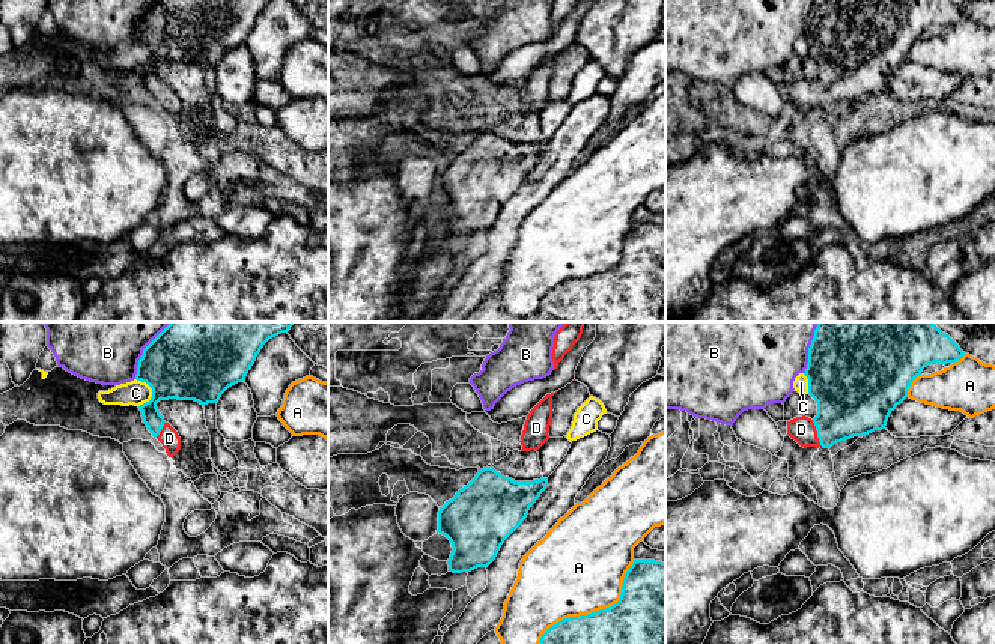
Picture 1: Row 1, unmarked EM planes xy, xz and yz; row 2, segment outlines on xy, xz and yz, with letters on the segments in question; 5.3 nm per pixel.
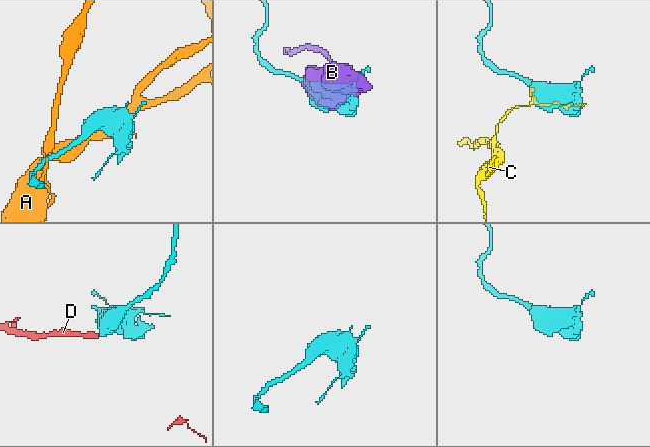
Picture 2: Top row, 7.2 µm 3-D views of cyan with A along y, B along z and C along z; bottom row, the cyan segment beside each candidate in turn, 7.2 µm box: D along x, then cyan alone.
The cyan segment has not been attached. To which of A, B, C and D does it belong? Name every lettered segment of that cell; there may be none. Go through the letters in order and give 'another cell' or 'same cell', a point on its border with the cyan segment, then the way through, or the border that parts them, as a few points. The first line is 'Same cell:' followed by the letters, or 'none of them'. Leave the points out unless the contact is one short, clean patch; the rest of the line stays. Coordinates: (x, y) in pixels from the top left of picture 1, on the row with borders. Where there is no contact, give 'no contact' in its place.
Same cell: D
A: another cell | xz (596, 611)
B: another cell | xy (143, 351)
C: another cell | xy (152, 391) | along xy (136, 378), (151, 388), (151, 397), (139, 407)
D: same cell | yz (818, 434) | across yz (851, 400), (818, 434), (801, 429)

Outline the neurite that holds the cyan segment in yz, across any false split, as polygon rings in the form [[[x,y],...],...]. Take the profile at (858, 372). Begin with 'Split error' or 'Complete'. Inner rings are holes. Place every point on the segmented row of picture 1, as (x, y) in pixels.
Split error. [[[819,322],[814,330],[814,337],[808,348],[808,364],[804,375],[808,379],[808,394],[817,402],[817,415],[811,420],[805,415],[787,421],[787,435],[801,447],[823,447],[831,448],[834,444],[850,439],[854,436],[866,436],[875,430],[882,430],[887,426],[890,414],[908,397],[908,390],[912,381],[921,375],[923,369],[933,363],[956,363],[965,352],[945,333],[942,333],[933,322]]]

